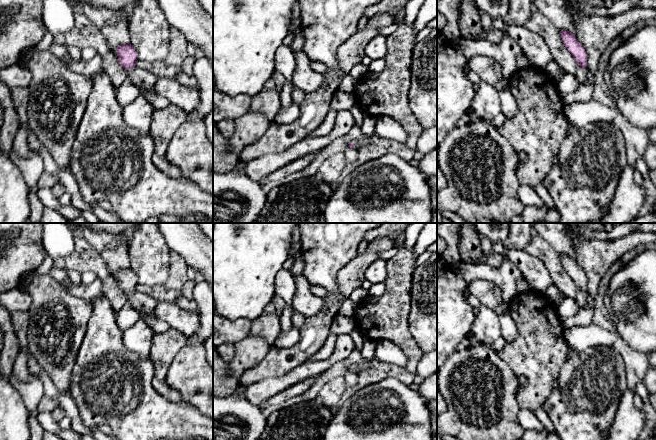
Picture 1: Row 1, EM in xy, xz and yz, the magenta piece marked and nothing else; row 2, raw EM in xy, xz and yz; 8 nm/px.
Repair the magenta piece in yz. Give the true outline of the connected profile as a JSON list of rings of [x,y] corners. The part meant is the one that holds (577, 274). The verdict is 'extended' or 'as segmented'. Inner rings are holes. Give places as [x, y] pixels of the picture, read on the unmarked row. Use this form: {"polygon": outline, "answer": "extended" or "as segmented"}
{"polygon": [[[561,254],[560,258],[565,271],[580,290],[574,299],[579,307],[583,307],[586,305],[588,297],[587,277],[583,269],[577,265],[576,260],[573,257],[568,254]]], "answer": "extended"}

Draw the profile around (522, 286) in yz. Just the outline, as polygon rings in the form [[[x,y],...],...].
[[[520,277],[516,281],[516,291],[518,294],[524,293],[530,290],[530,287],[524,277]]]

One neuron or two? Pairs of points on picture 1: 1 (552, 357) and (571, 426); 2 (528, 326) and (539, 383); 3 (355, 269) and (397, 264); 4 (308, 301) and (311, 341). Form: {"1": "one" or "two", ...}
{"1": "two", "2": "one", "3": "two", "4": "two"}

